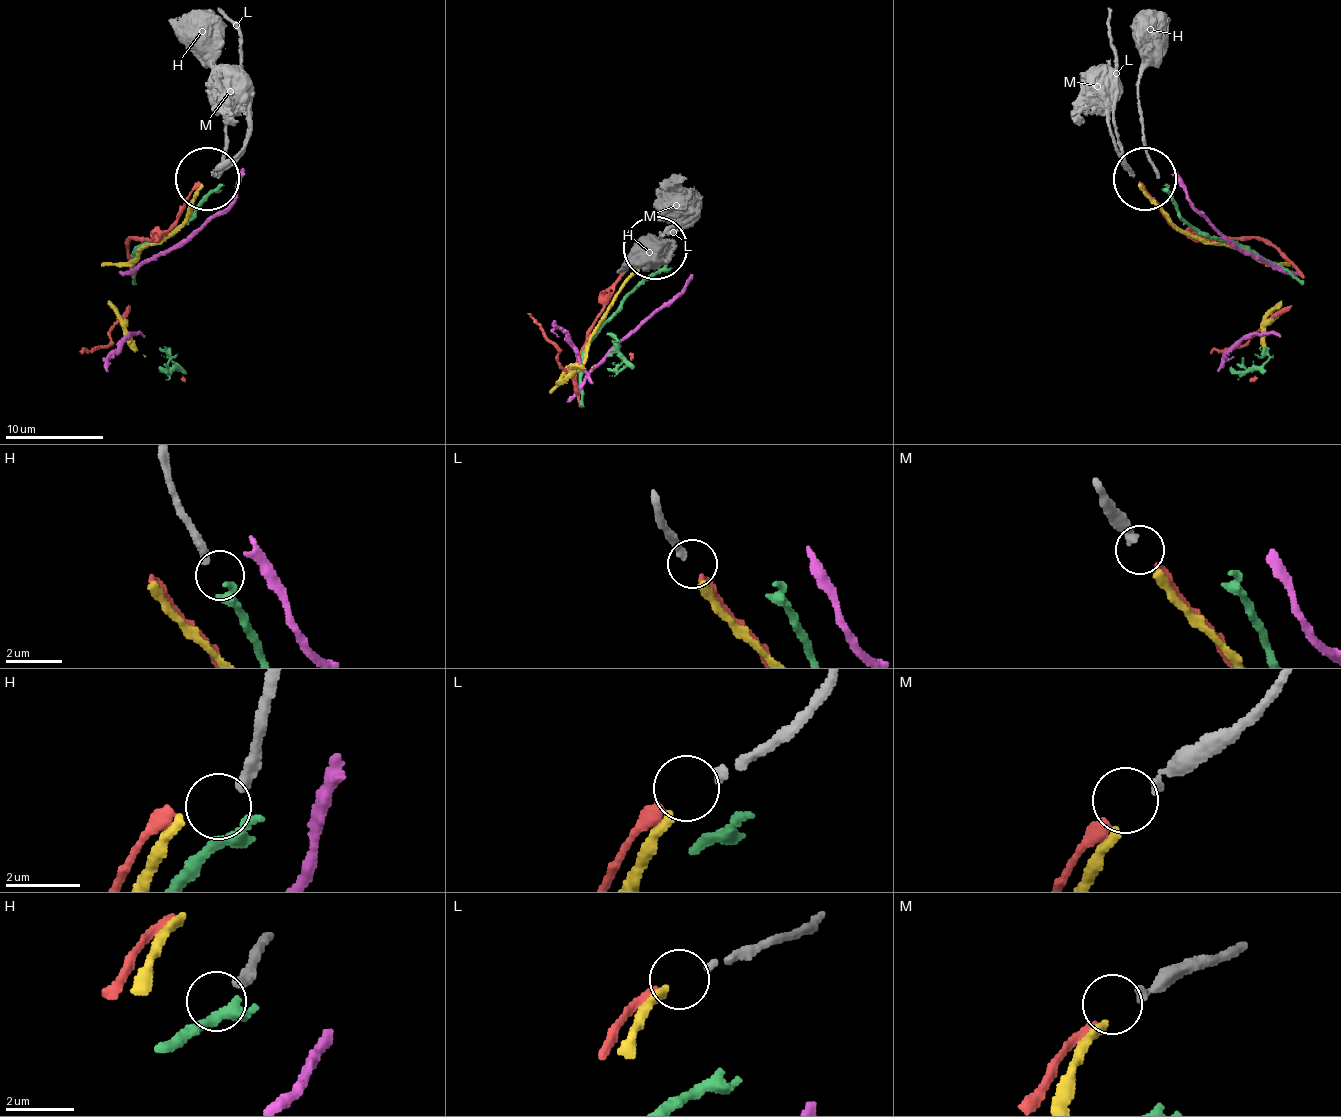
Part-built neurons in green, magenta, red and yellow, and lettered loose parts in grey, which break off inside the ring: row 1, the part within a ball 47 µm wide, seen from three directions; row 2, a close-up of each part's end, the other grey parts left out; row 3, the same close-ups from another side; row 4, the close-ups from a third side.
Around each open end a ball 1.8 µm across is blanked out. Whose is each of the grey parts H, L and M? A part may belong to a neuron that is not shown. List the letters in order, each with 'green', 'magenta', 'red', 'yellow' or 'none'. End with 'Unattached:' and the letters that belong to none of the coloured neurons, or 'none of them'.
H: none
L: yellow
M: red
Unattached: H

